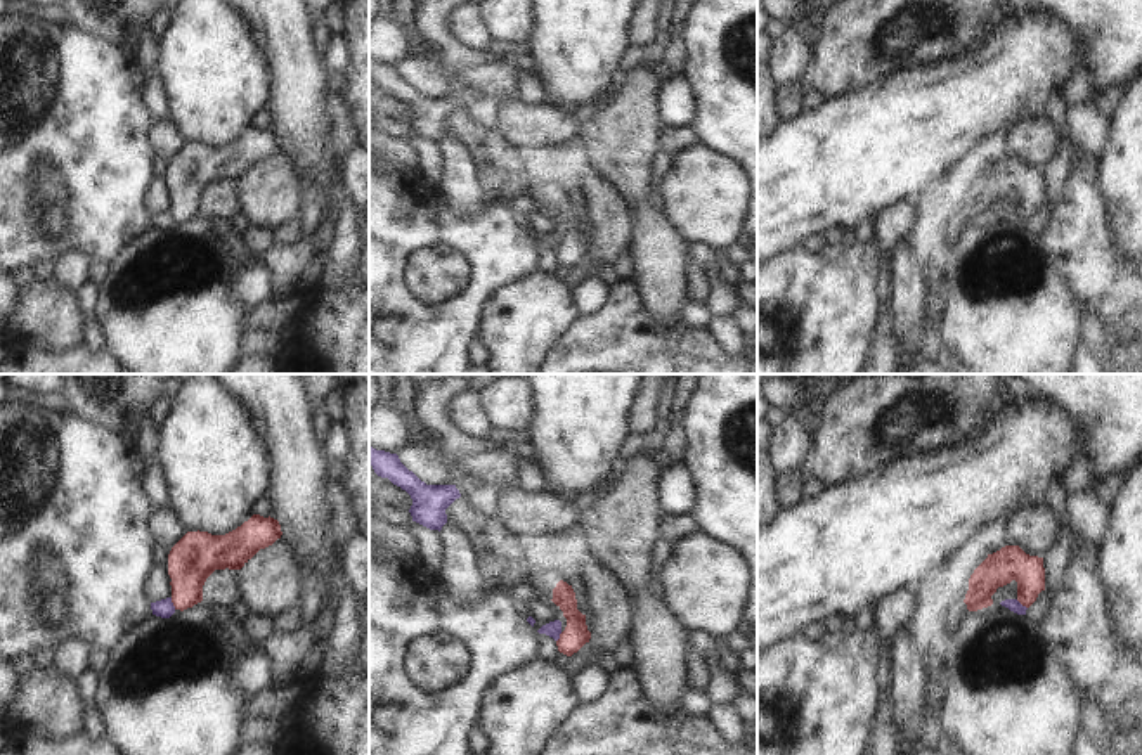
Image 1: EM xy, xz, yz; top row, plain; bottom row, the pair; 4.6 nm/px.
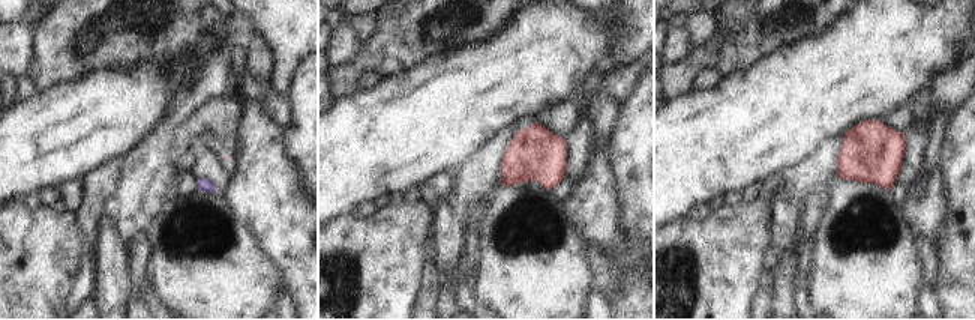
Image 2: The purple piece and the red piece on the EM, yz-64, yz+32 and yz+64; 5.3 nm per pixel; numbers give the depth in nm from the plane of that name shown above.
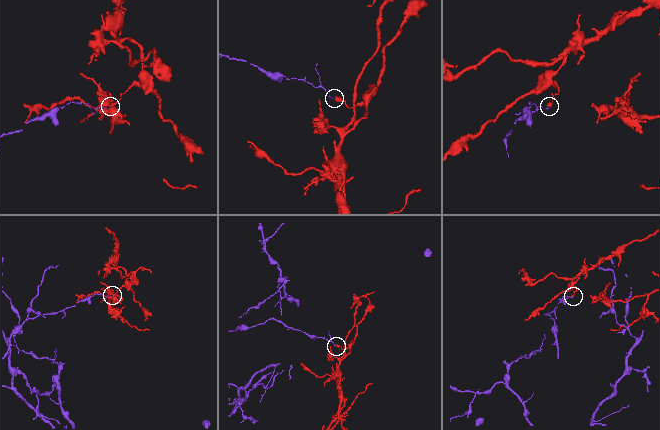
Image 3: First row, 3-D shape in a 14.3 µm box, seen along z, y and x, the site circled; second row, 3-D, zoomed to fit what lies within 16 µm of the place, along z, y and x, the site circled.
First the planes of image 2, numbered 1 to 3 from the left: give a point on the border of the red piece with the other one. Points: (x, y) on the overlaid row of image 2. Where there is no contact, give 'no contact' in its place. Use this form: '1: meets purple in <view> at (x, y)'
1: no contact
2: no contact
3: no contact

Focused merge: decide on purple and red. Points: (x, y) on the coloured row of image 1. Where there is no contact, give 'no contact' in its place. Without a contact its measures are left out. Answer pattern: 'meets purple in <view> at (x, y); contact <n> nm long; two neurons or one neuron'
meets purple in xy at (172, 603); contact 60 nm long; two neurons

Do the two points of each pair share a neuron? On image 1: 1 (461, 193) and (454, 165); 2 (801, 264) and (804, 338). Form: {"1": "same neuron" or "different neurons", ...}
{"1": "same neuron", "2": "same neuron"}

